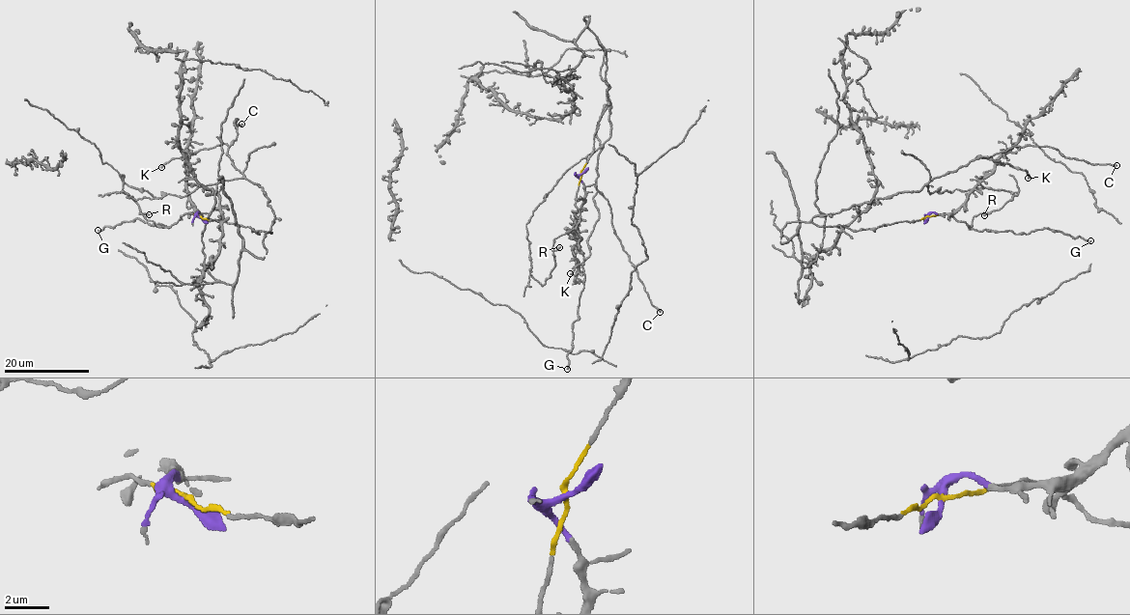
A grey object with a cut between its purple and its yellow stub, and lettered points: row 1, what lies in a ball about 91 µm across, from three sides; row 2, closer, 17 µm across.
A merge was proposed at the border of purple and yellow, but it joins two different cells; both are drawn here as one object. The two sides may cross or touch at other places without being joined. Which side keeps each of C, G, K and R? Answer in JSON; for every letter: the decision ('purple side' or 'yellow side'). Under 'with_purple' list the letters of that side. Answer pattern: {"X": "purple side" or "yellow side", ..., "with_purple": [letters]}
{"C": "yellow side", "G": "yellow side", "K": "yellow side", "R": "yellow side", "with_purple": []}

